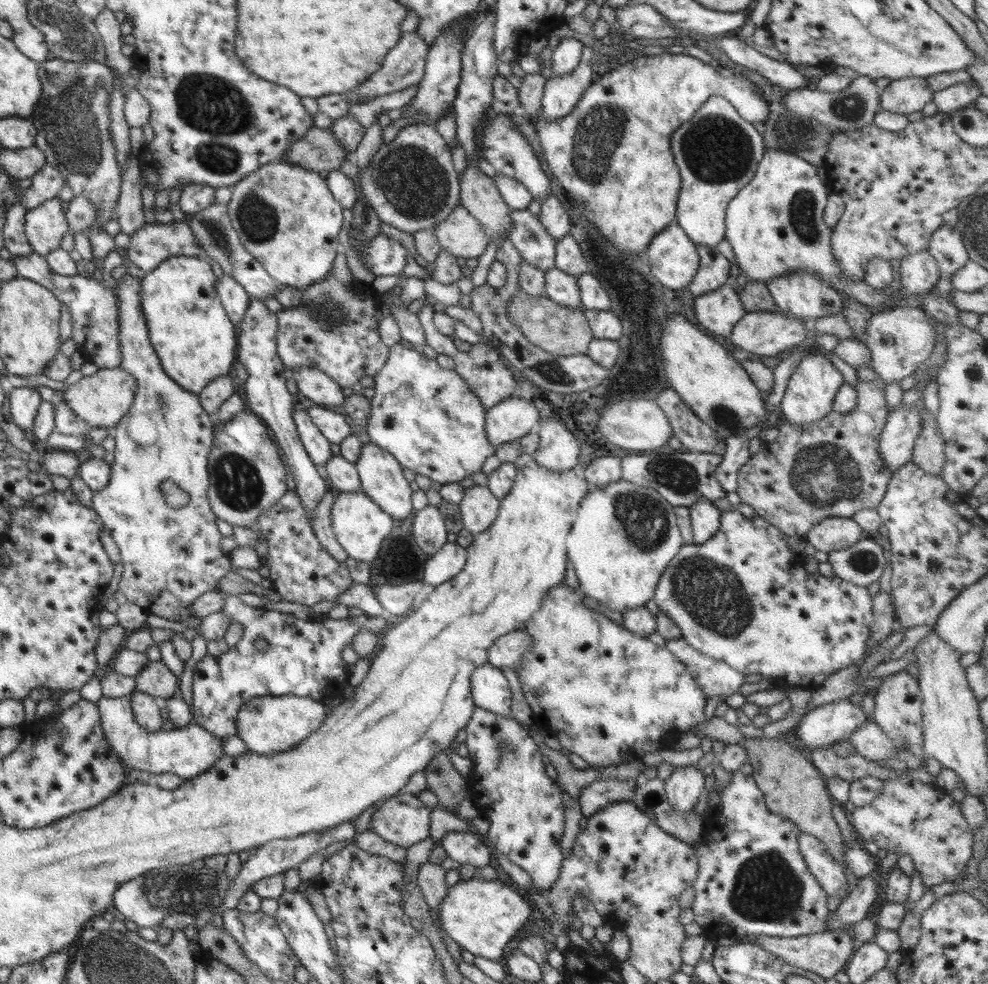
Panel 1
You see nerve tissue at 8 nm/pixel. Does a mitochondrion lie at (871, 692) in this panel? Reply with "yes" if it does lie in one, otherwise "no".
no

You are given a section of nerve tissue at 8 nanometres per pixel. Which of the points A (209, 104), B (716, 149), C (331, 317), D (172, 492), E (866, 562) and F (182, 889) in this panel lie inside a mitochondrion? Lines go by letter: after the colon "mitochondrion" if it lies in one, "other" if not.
A: mitochondrion
B: mitochondrion
C: mitochondrion
D: mitochondrion
E: mitochondrion
F: mitochondrion

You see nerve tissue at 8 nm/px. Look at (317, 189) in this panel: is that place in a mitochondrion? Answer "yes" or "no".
no

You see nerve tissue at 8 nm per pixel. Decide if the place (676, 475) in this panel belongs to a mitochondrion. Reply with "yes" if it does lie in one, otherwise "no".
yes

